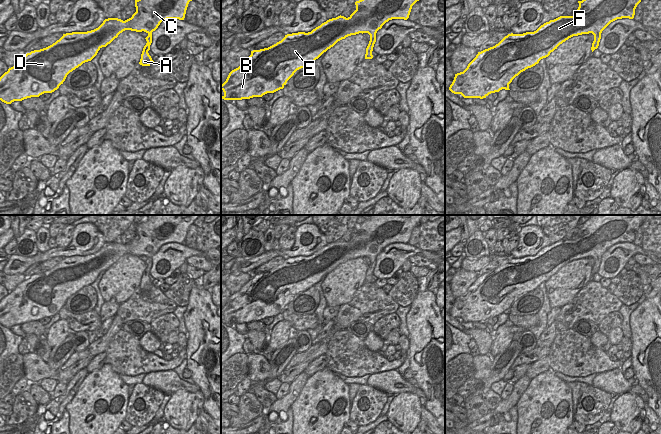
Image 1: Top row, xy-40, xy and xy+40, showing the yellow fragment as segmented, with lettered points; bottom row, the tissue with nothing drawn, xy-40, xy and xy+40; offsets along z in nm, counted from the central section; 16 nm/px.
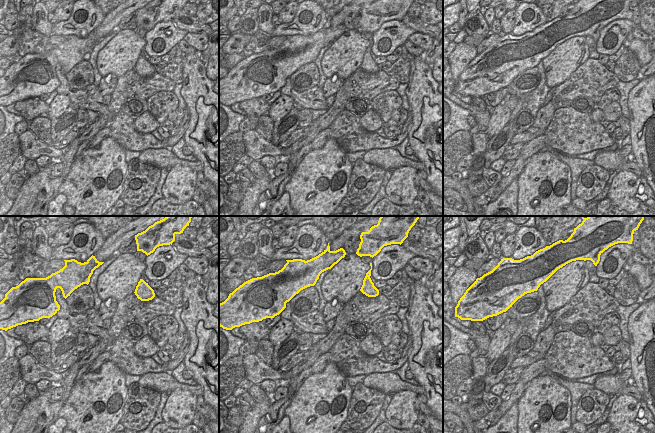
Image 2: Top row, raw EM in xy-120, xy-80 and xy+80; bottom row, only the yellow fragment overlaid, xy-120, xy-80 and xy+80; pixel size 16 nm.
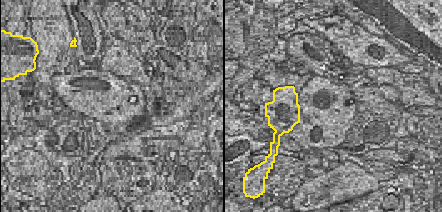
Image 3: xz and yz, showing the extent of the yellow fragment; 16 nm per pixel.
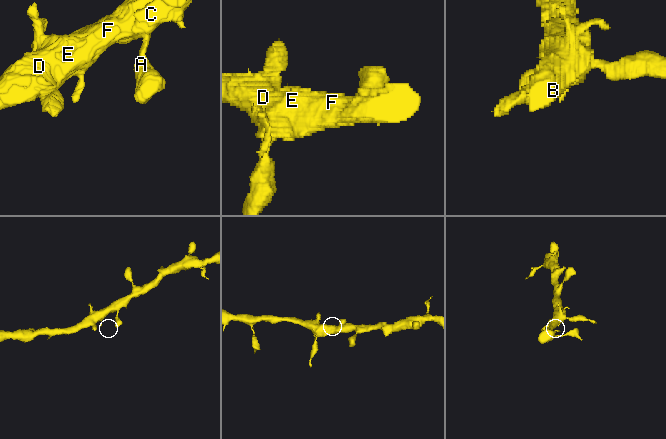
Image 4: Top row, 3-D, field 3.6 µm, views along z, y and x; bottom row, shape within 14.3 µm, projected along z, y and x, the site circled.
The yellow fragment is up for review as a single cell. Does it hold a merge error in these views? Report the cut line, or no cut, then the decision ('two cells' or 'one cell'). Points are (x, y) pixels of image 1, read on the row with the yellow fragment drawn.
cut none; one cell

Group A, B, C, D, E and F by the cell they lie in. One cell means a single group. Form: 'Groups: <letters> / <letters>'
Groups: A B C D E F.

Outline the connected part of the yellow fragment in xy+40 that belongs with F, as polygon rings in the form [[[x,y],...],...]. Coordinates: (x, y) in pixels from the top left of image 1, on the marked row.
[[[582,0],[574,16],[560,16],[541,25],[534,32],[508,34],[498,44],[481,52],[468,64],[467,68],[455,74],[449,90],[464,98],[486,98],[502,89],[510,90],[509,84],[521,72],[531,68],[546,58],[557,47],[573,36],[592,33],[592,52],[598,48],[602,31],[613,21],[622,18],[633,19],[635,9],[641,0]]]

